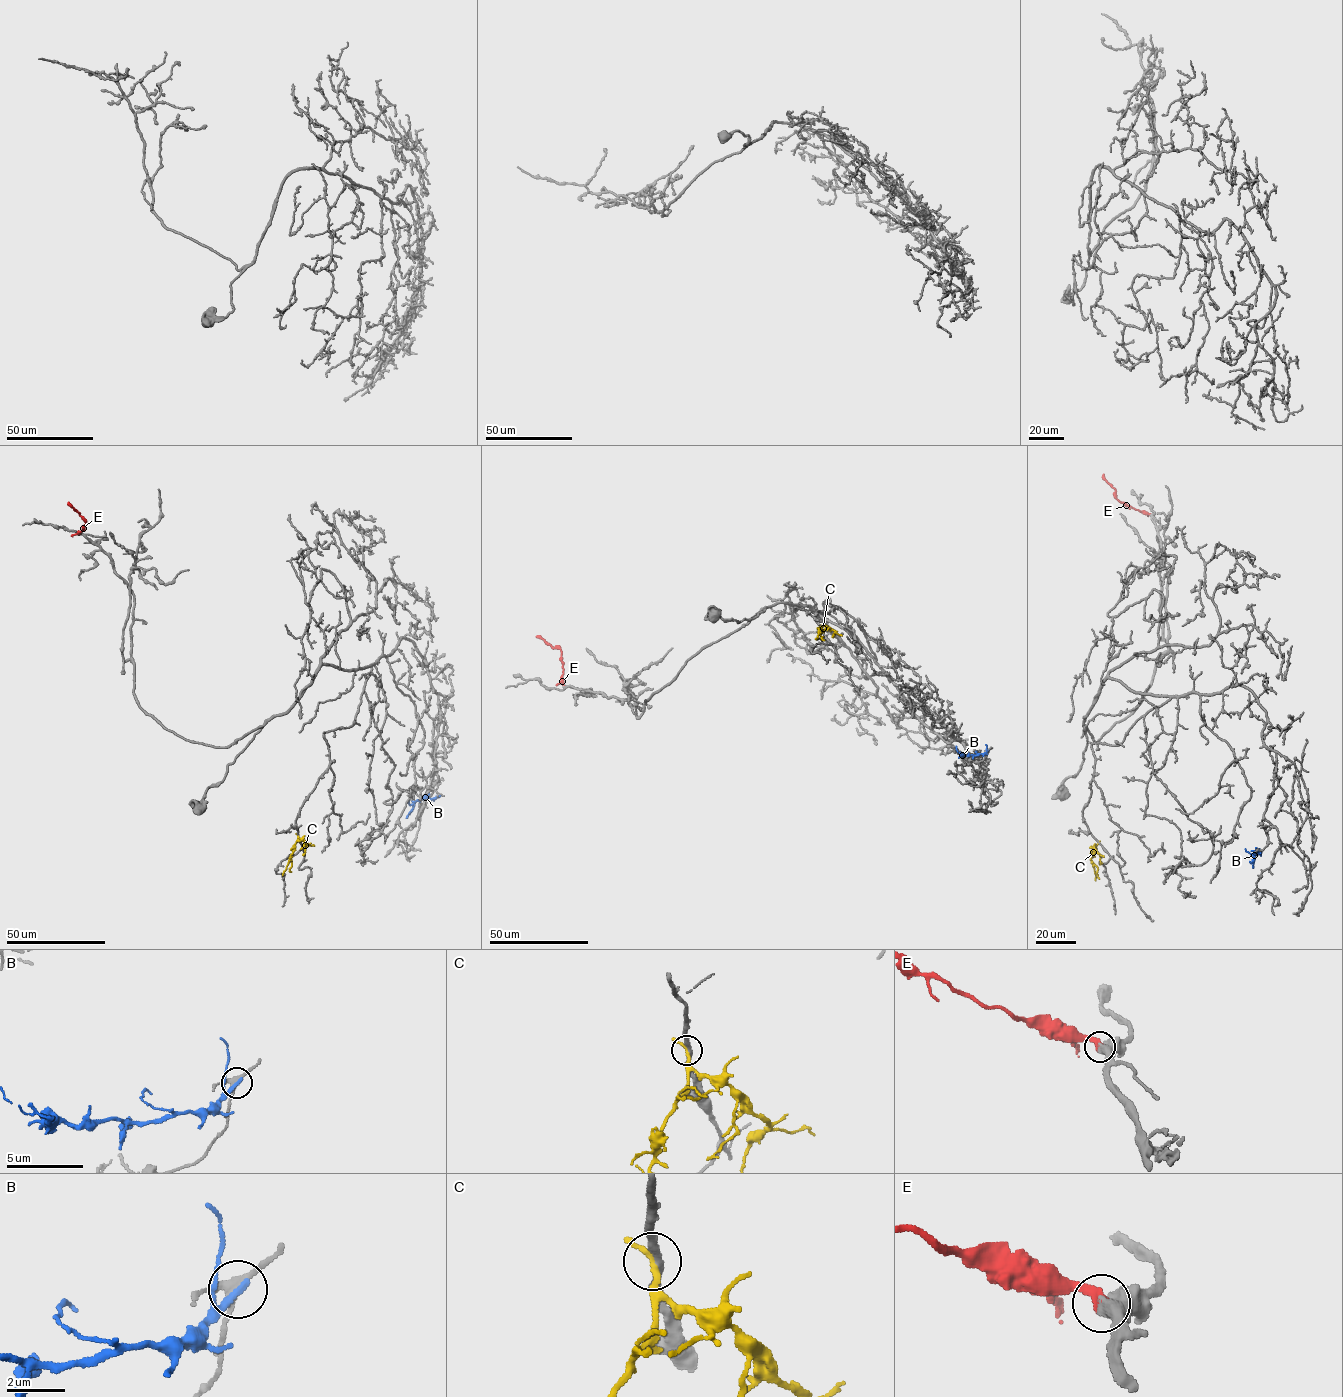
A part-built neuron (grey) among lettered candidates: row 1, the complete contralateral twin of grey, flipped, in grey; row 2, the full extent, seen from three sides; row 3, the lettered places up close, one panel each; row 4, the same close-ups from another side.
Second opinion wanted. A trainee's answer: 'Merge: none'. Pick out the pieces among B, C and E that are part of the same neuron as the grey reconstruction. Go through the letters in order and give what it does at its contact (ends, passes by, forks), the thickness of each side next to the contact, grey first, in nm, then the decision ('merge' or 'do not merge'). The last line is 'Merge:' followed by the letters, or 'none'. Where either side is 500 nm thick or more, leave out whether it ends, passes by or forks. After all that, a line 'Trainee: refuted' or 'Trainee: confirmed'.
B: it ends | 280/300 nm | do not merge
C: it ends | 260/280 nm | do not merge
E: 600/380 nm | merge
Merge: E
Trainee: refuted

